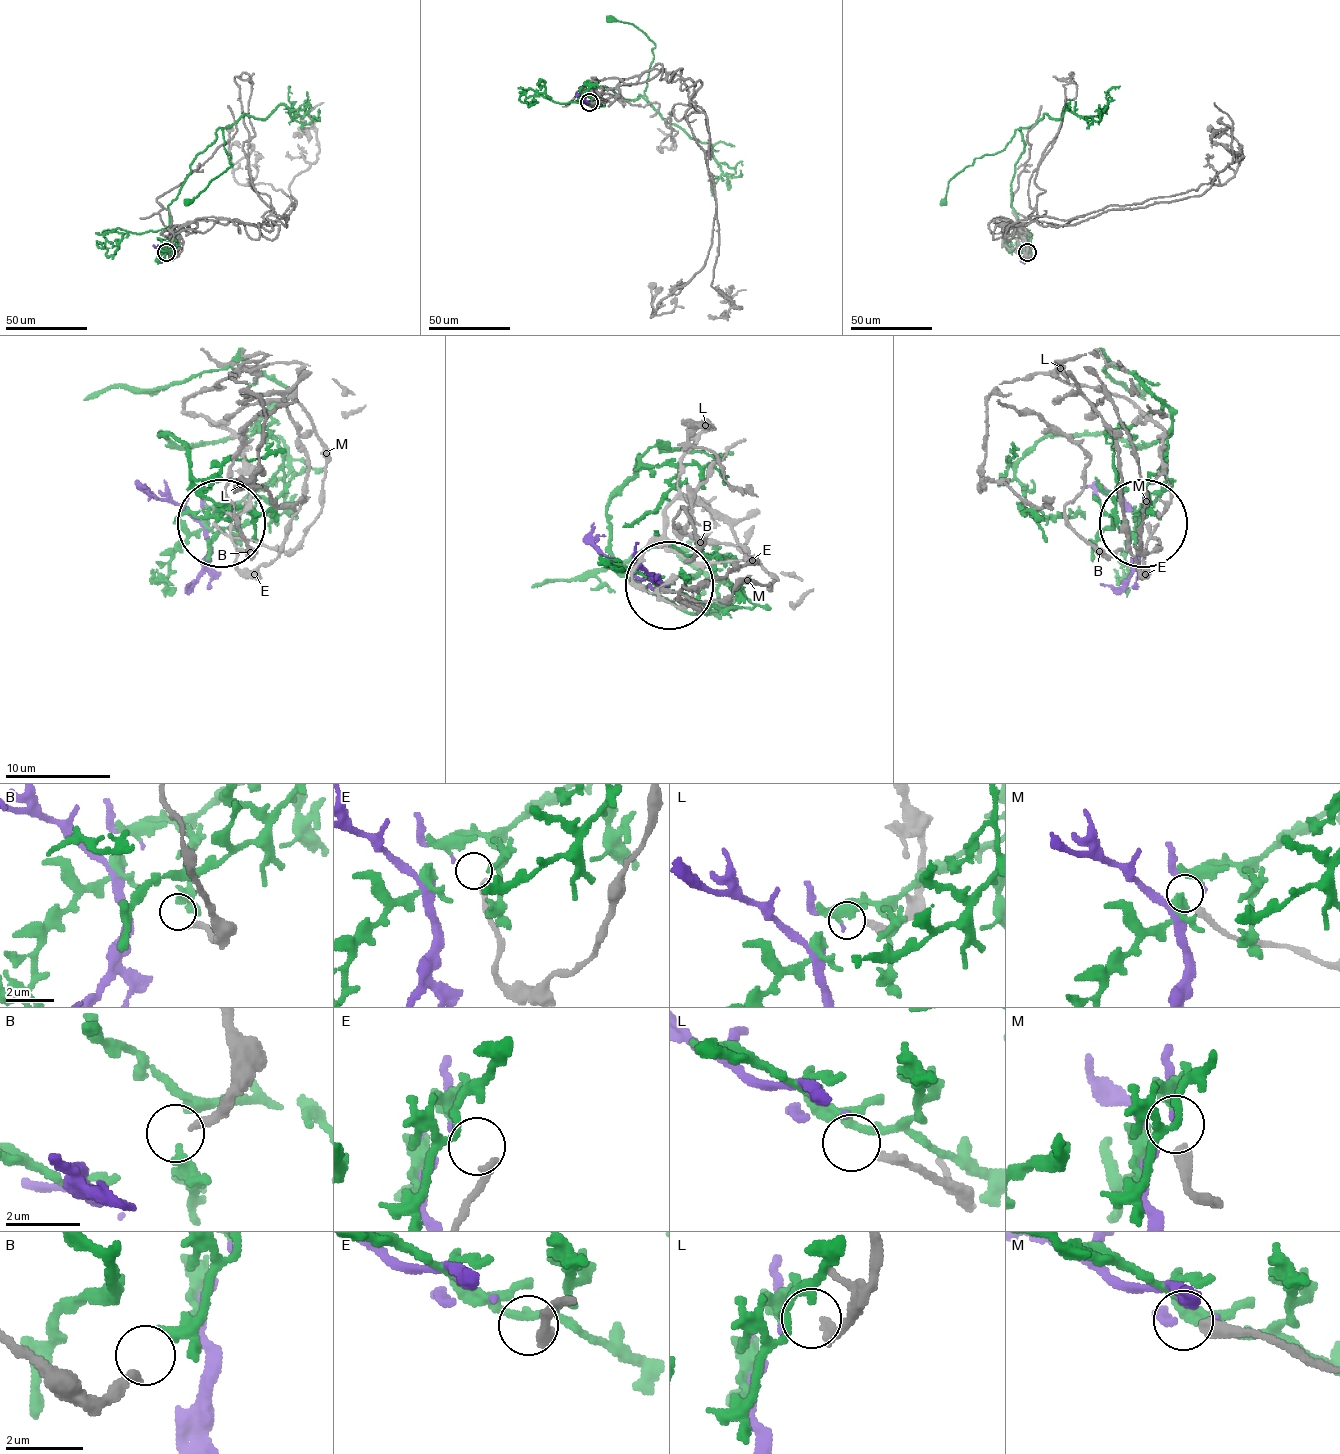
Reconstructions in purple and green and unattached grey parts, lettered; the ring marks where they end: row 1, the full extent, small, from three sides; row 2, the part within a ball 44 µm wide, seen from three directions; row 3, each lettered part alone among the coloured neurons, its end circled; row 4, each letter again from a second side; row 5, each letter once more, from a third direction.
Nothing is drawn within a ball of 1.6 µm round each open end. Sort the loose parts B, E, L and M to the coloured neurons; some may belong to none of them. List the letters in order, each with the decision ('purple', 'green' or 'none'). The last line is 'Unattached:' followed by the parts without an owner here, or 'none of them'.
B: none
E: none
L: purple
M: none
Unattached: B, E, M

